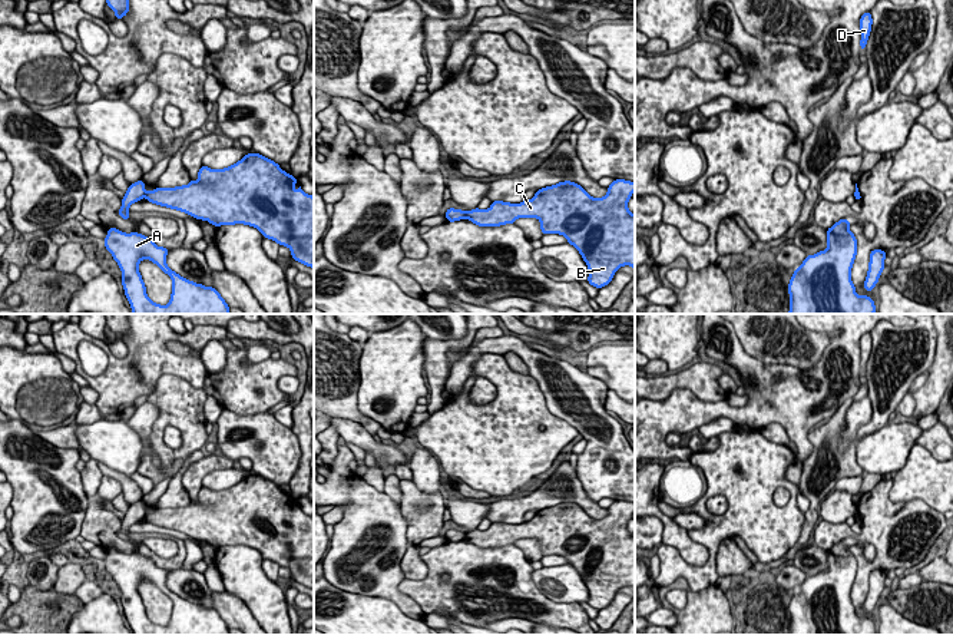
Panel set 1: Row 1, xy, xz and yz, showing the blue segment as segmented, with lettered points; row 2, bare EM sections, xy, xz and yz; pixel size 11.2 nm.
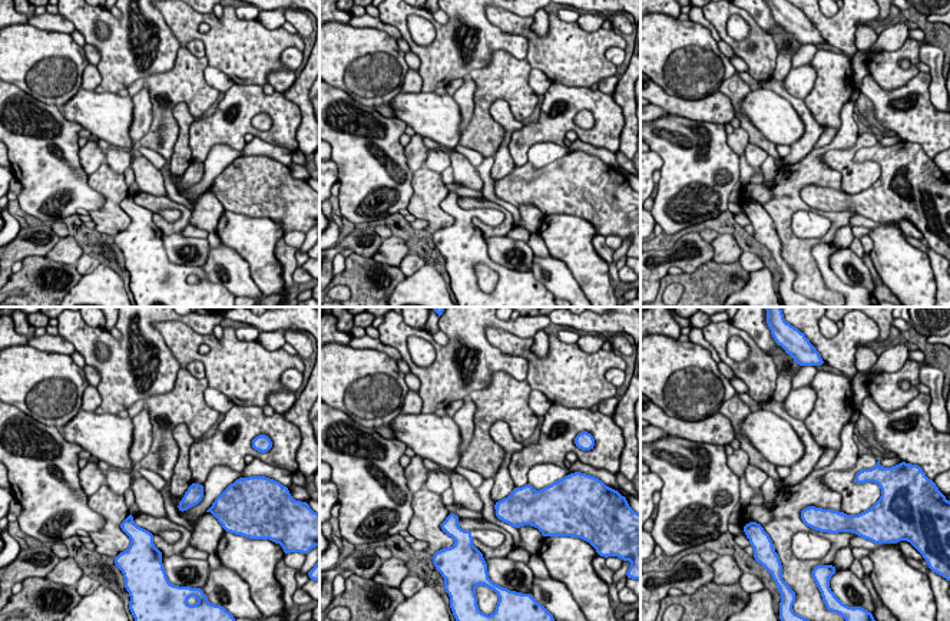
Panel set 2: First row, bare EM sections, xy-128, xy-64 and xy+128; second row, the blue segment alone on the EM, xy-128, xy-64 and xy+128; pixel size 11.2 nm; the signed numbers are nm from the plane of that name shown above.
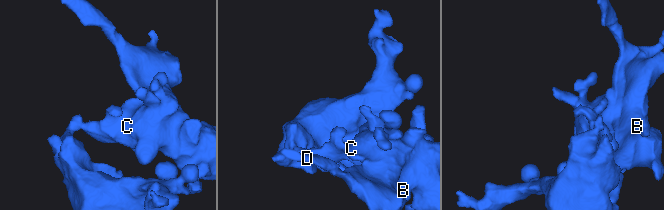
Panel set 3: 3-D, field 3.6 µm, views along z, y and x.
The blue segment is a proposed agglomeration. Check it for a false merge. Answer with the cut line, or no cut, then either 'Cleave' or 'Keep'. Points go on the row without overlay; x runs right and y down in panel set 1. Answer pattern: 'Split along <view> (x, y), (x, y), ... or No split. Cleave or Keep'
Split along xy (146, 513), (144, 518). Cleave

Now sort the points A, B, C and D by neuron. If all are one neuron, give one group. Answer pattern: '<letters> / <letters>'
A / B C D

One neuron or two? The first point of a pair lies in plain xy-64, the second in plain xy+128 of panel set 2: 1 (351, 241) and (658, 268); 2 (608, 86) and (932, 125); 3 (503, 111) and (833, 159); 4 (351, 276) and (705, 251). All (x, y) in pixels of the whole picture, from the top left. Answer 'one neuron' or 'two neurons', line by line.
1: one neuron
2: two neurons
3: two neurons
4: two neurons

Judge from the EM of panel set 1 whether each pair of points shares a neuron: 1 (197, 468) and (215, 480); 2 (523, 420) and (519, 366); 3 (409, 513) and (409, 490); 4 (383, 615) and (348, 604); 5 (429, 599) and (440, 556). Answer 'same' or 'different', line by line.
1: different
2: different
3: same
4: same
5: same

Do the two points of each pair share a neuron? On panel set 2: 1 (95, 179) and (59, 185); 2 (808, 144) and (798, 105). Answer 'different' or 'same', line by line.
1: different
2: same

